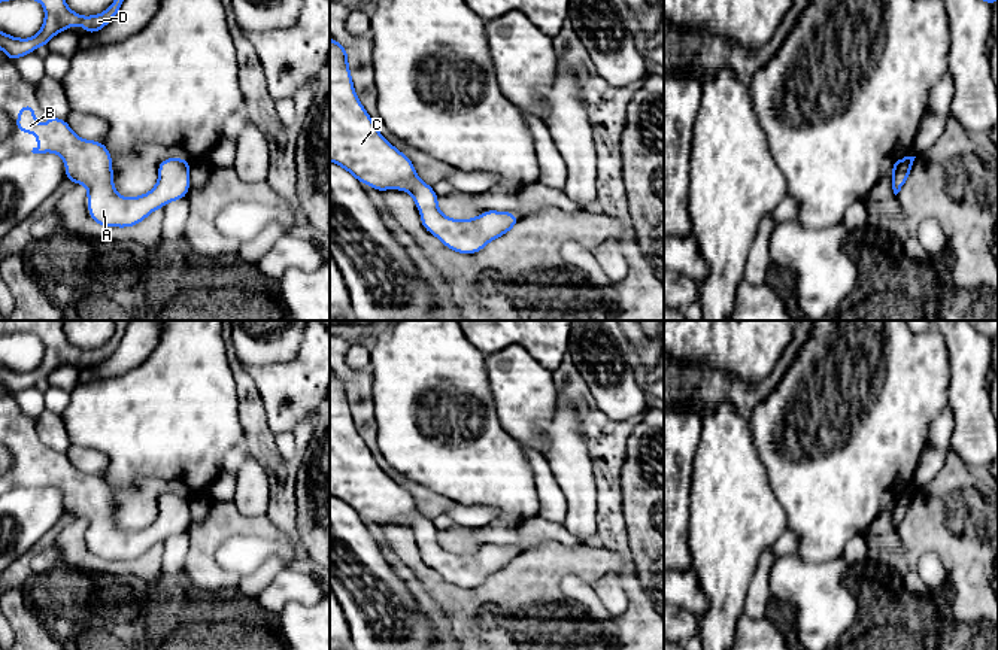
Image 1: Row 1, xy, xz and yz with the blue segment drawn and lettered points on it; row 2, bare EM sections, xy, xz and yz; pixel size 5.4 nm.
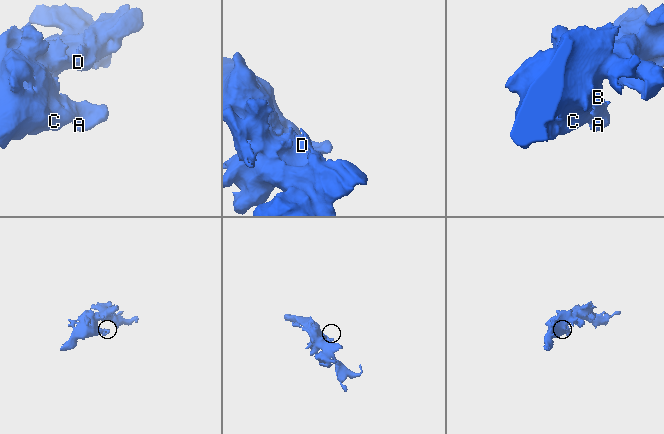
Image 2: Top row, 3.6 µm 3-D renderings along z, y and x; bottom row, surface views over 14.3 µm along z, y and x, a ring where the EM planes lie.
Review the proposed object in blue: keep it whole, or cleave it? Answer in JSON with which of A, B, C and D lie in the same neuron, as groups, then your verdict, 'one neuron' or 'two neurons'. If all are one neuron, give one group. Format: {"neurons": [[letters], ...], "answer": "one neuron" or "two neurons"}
{"neurons": [["A", "B", "C", "D"]], "answer": "one neuron"}

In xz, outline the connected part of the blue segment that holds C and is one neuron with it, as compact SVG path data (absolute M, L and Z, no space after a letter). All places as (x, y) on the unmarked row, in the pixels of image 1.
M330 371L330 495L376 525L409 525L422 561L446 581L470 589L509 567L521 552L485 544L477 552L452 553L439 543L439 531L424 517L412 493L382 471L357 431L348 383Z

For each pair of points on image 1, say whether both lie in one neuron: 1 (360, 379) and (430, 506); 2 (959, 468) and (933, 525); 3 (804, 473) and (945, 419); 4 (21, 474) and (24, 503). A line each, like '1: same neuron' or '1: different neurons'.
1: same neuron
2: same neuron
3: different neurons
4: different neurons

